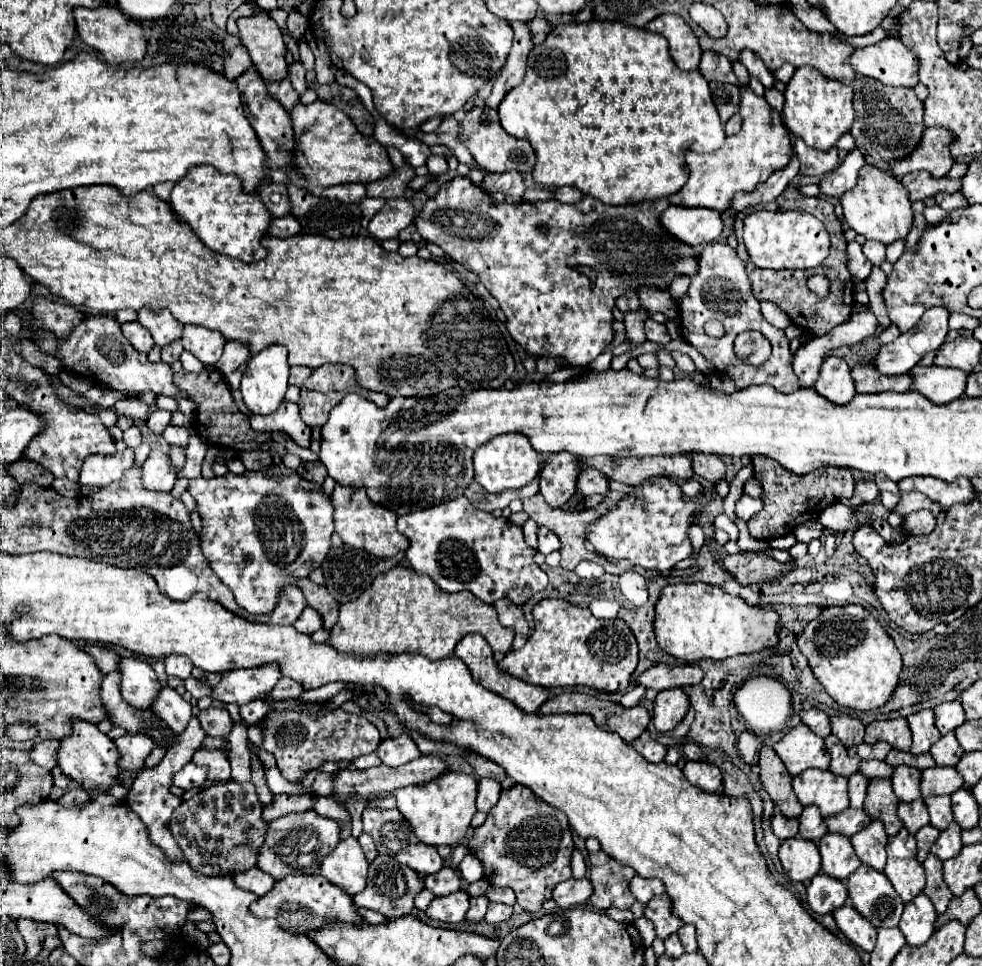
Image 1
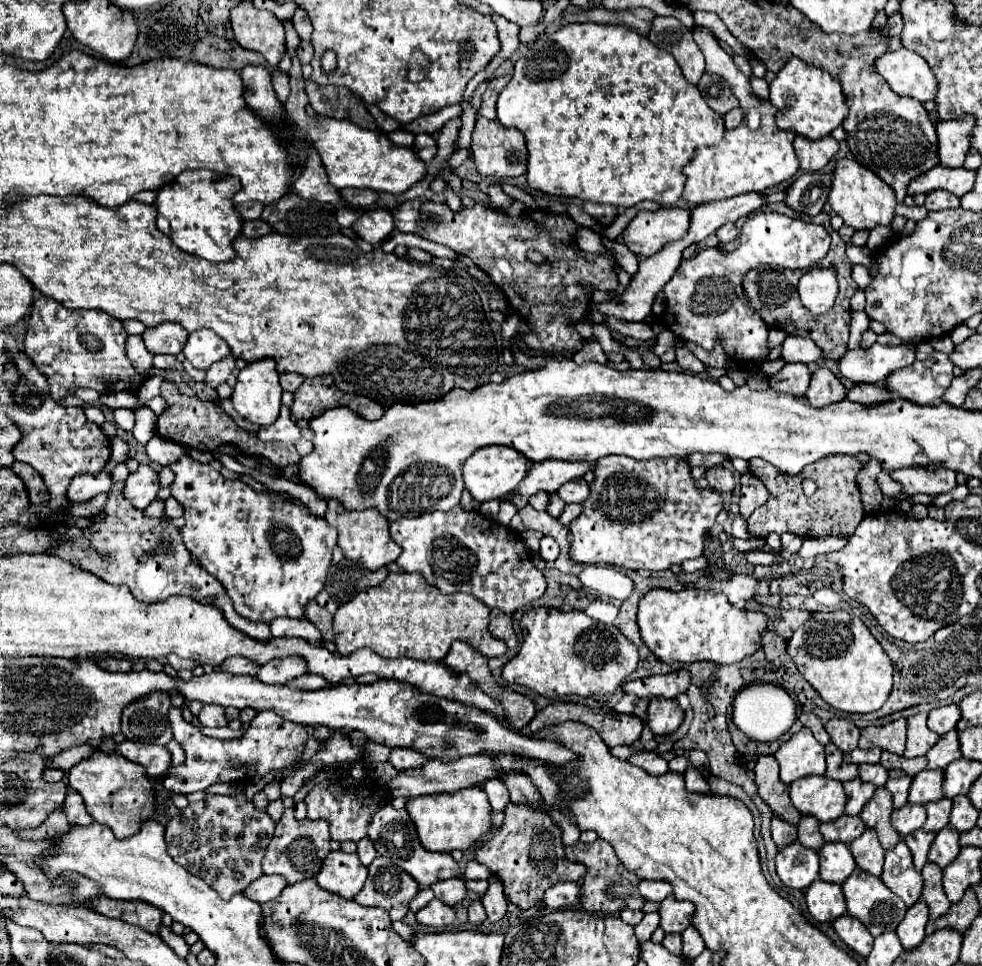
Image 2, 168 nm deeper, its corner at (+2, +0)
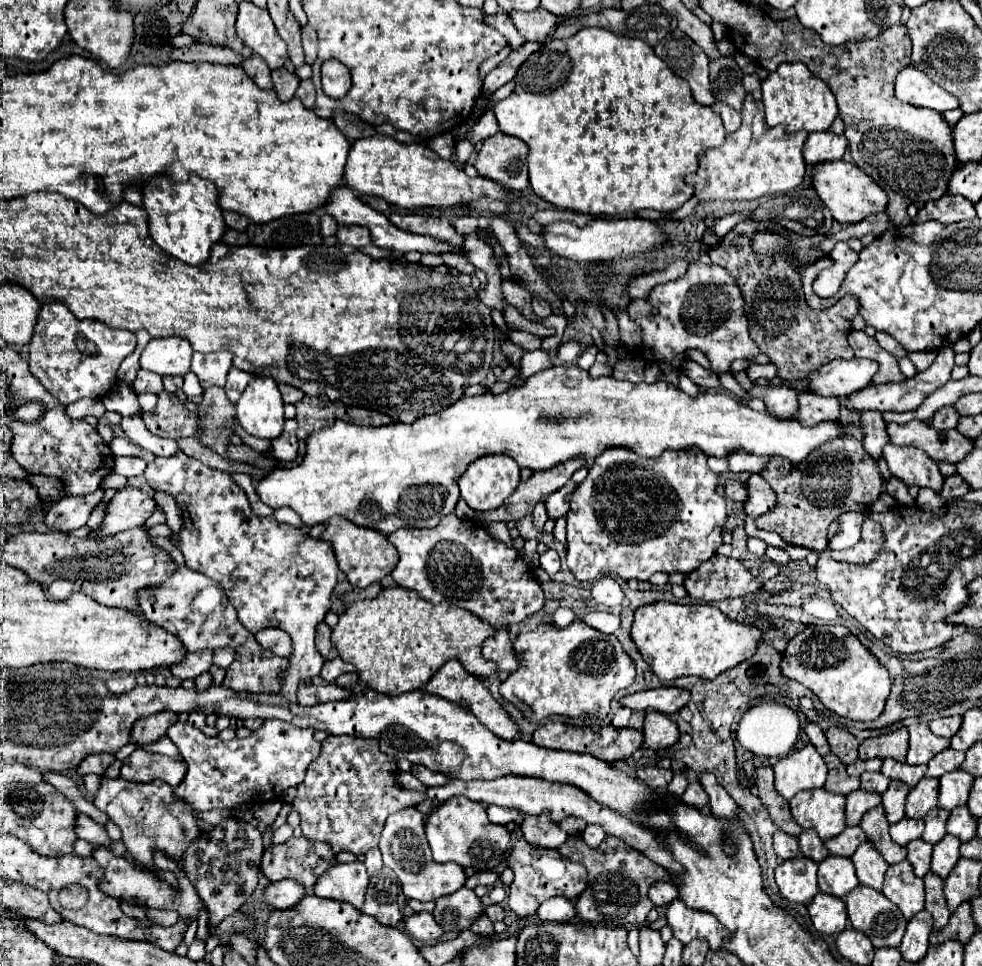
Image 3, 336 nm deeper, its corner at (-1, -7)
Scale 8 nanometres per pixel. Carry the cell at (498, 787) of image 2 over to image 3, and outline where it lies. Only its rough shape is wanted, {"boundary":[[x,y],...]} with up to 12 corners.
{"boundary":[[488,806],[488,818],[494,824],[516,822],[514,808]]}

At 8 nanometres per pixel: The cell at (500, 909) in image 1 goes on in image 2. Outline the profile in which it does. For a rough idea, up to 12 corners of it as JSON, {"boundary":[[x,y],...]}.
{"boundary":[[497,877],[489,879],[489,889],[481,897],[491,923],[507,913],[503,885]]}

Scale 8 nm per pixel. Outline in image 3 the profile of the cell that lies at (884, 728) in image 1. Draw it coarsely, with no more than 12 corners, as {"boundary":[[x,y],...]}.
{"boundary":[[900,728],[860,744],[860,758],[906,760],[908,730]]}

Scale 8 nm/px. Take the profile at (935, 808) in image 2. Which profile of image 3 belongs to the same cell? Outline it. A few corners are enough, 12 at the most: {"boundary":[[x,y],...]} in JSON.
{"boundary":[[934,808],[924,816],[922,838],[936,844],[946,836],[948,812]]}

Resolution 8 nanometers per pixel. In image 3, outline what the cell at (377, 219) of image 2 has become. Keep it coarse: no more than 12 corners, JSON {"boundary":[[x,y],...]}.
{"boundary":[[338,226],[342,244],[364,248],[372,242],[364,226]]}

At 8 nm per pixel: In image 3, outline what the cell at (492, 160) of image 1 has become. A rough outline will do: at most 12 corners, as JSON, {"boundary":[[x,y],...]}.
{"boundary":[[498,132],[474,168],[506,190],[528,188],[528,146]]}

